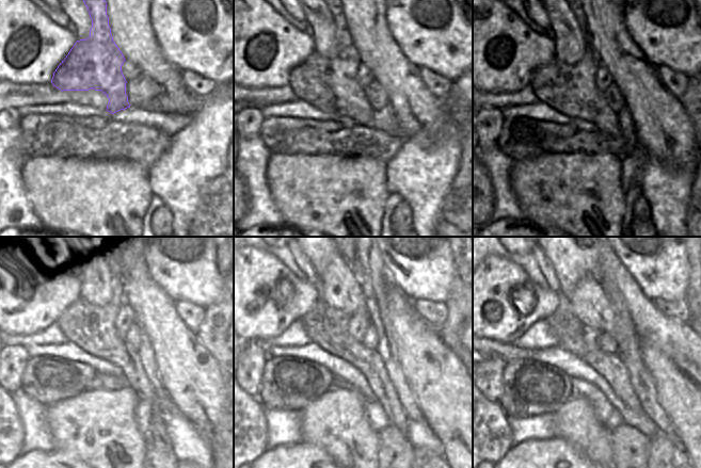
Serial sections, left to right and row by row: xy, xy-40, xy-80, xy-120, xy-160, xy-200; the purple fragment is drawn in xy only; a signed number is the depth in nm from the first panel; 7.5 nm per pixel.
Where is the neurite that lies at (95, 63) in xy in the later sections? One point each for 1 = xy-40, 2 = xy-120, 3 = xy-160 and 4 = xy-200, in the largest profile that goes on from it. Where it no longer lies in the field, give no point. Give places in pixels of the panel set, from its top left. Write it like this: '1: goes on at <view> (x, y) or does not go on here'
1: goes on at xy-40 (332, 85)
2: goes on at xy-120 (92, 328)
3: goes on at xy-160 (327, 327)
4: goes on at xy-200 (570, 332)

